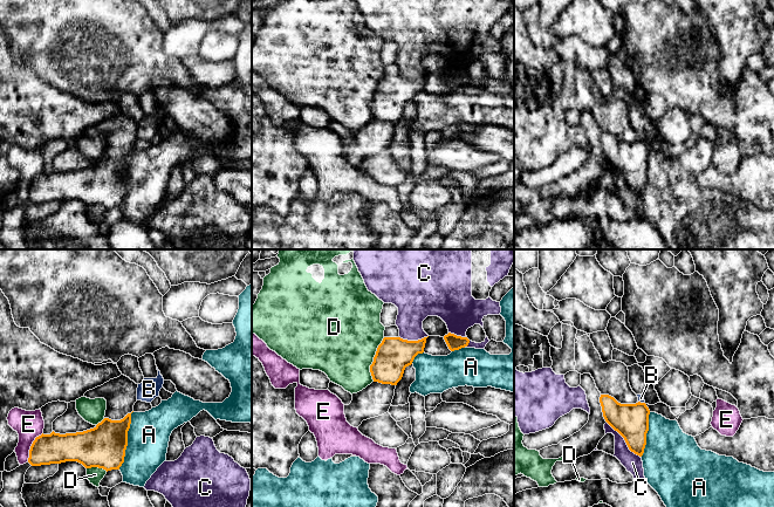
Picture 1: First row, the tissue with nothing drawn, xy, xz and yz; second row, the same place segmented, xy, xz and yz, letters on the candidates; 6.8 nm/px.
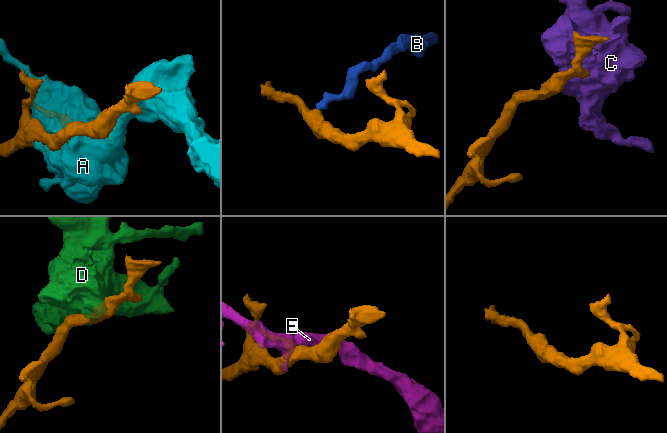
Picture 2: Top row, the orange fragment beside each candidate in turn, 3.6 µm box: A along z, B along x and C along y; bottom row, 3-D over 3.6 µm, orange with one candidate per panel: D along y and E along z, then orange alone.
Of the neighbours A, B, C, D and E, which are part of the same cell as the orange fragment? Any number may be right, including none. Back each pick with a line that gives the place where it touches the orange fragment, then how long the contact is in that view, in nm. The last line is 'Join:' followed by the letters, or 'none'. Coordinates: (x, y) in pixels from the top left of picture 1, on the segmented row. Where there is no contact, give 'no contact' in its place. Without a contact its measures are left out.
Join: none

